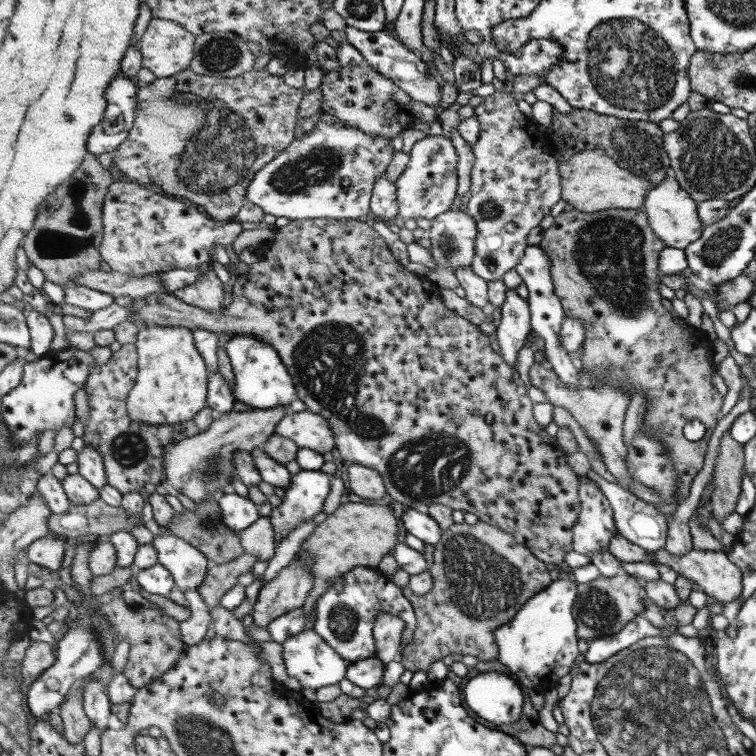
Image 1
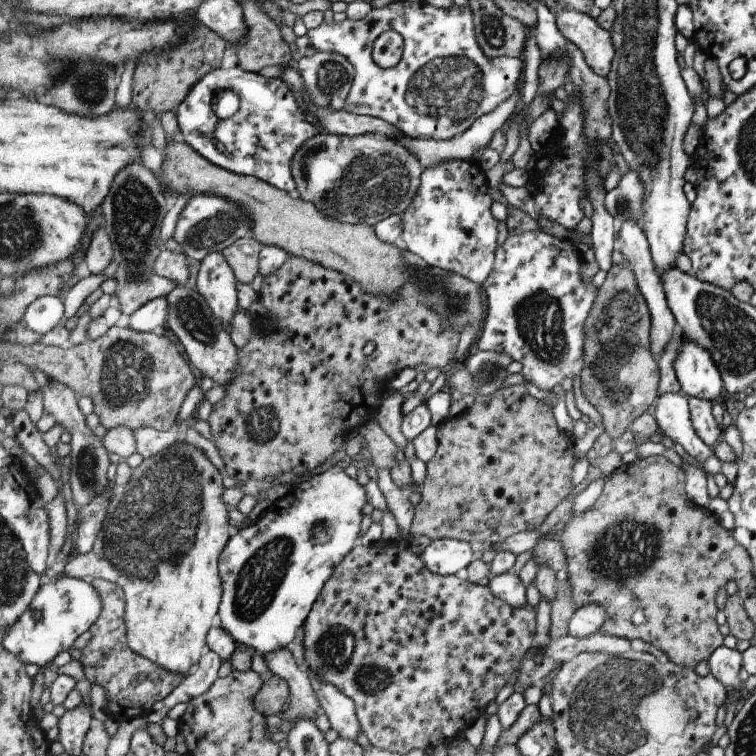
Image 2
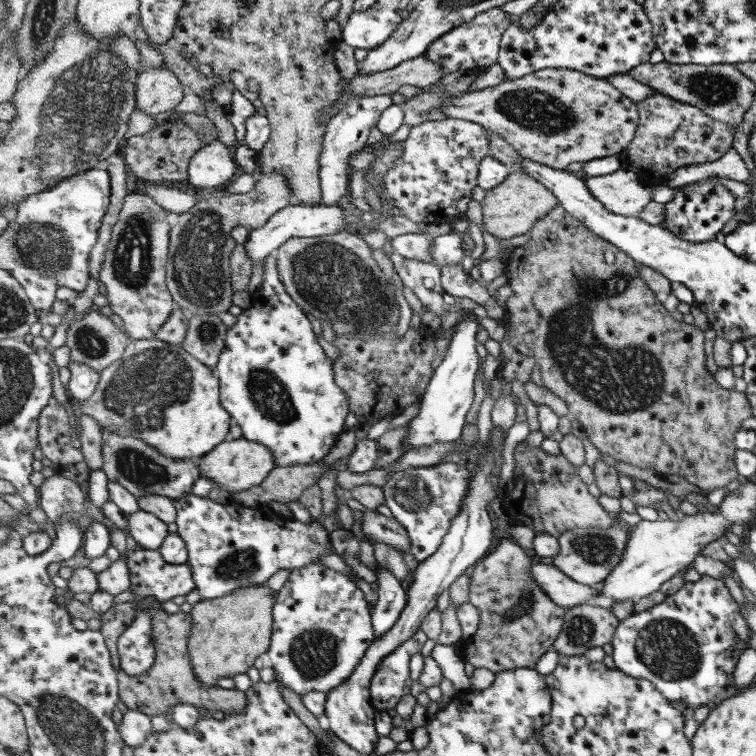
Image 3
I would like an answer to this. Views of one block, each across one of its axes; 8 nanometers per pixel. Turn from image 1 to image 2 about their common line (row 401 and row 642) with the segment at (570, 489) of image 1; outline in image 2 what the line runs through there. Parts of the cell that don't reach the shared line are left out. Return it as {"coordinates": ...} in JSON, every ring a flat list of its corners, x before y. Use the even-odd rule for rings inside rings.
{"coordinates":[[407,539,401,541,383,540,370,545,356,545,353,551,347,555,338,567,335,568,331,580,323,587,322,595,315,601,313,610,304,624,304,669,310,674,313,670,323,682,335,684,343,694,346,694,355,702,358,719,362,726,362,732,368,740,377,748,389,750,397,754,409,754,409,750,423,750,429,753,436,746,449,746,461,732,466,730,485,715,489,702,497,698,501,688,511,680,511,676,519,670,523,658,531,649,535,640,535,616,537,610,529,605,511,606,507,601,501,600,489,588,489,585,481,586,473,584,467,579,457,578,455,575,440,575,431,572,427,568,423,557,417,552,409,550]]}

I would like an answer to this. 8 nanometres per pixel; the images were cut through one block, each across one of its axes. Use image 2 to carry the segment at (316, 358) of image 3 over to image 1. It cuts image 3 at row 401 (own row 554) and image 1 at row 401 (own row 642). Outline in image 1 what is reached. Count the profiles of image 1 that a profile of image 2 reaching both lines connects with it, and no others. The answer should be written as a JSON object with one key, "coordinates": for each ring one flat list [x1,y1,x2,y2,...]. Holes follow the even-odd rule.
{"coordinates":[[238,334,226,343,225,349,236,374,237,401,253,409,273,409,279,405,289,406,297,398,296,382,274,346,255,335]]}

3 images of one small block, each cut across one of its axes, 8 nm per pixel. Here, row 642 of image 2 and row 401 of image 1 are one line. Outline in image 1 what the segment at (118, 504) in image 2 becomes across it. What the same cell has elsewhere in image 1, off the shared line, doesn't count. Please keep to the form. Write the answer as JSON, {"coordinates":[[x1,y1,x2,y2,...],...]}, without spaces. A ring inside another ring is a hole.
{"coordinates":[[141,326,136,342,138,347,138,380,130,392,128,411,135,421,150,425,166,425,189,421,208,405,210,381,206,359,195,342,194,330,180,326]]}

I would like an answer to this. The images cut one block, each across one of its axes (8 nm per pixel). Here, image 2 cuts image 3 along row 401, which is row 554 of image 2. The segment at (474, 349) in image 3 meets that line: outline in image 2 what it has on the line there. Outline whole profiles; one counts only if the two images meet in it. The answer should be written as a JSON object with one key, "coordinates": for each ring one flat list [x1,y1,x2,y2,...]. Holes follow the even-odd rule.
{"coordinates":[[452,538,434,539,420,554,431,572,440,575,457,574,475,561,471,544]]}

